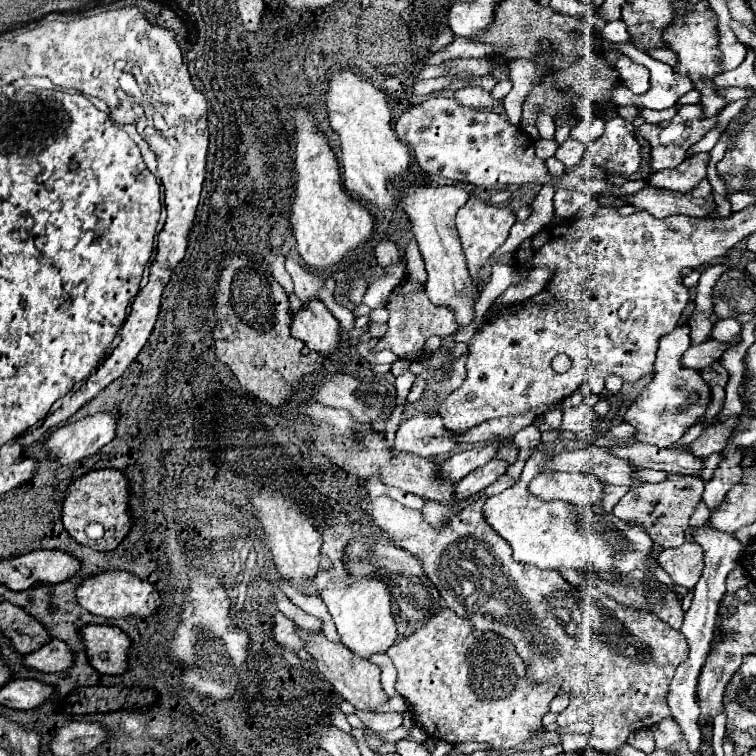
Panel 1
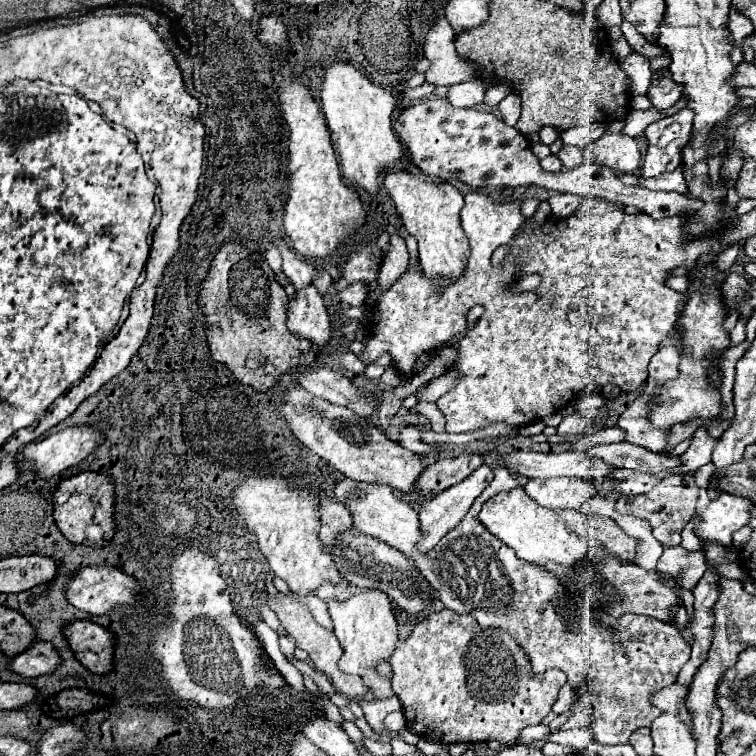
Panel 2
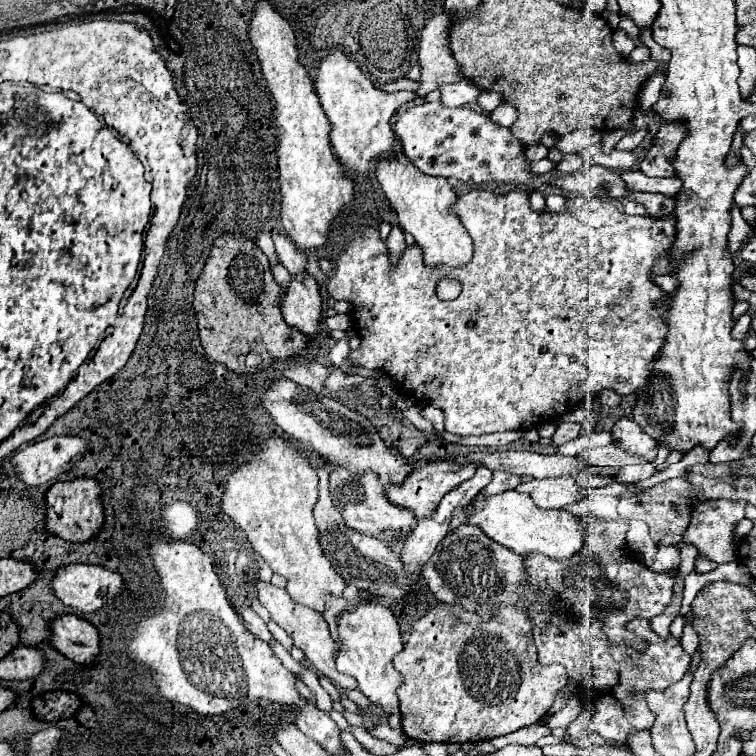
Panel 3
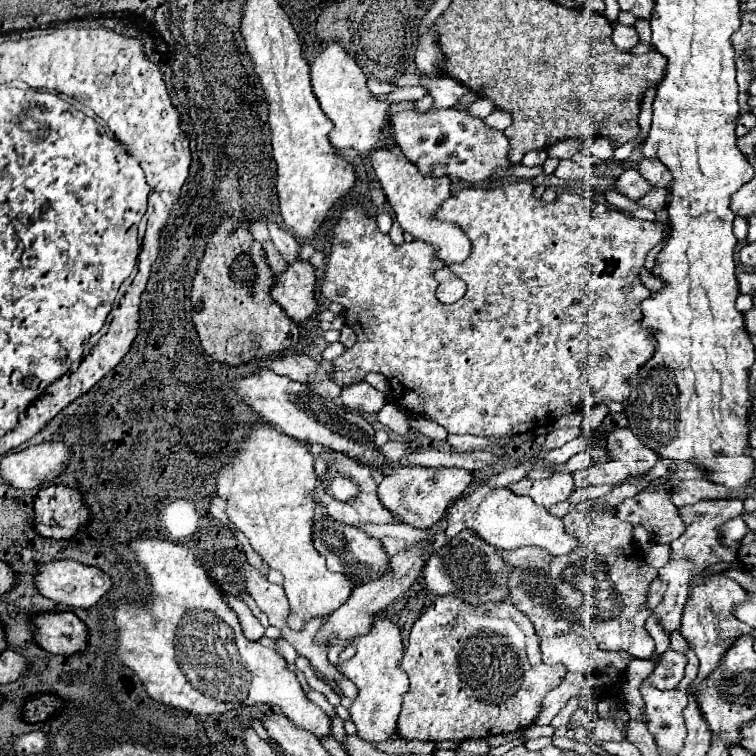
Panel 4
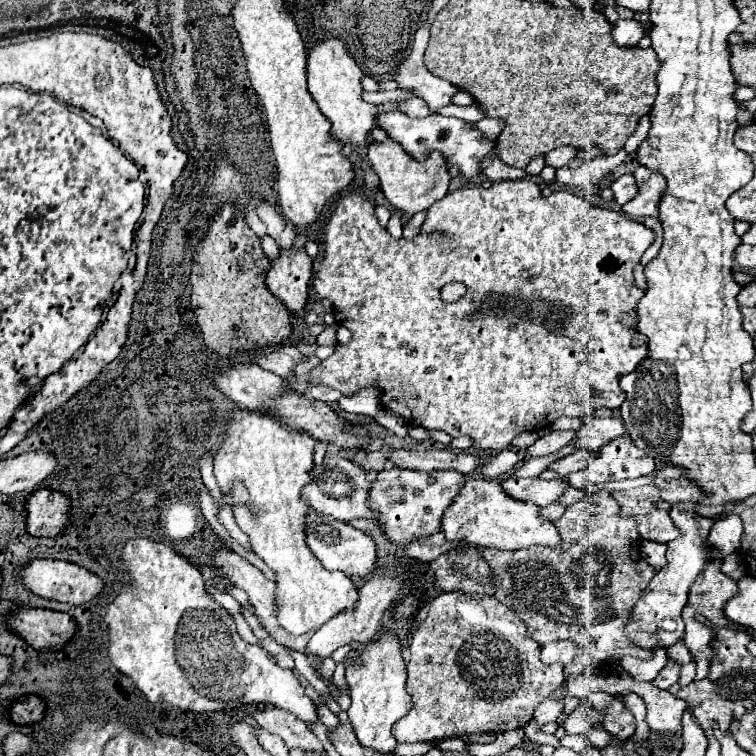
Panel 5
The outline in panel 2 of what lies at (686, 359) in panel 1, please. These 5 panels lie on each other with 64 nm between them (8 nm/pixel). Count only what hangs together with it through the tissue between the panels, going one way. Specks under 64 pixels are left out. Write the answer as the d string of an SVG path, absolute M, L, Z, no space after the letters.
M749 318L739 319L733 330L729 333L731 346L736 346L745 340L746 338L745 325L748 320Z

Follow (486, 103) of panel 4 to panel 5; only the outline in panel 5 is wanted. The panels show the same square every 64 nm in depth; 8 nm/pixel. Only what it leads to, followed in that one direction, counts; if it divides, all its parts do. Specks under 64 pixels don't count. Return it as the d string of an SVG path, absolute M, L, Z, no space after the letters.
M448 104L444 108L438 110L438 114L442 116L454 116L454 118L460 118L460 120L466 120L466 122L478 122L484 118L484 112L478 104L472 104L472 106L454 106L454 104Z

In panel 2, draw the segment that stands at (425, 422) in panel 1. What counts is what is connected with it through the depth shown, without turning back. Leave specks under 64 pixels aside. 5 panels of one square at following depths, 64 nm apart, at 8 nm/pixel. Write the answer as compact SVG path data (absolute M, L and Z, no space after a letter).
M406 426L400 430L400 446L404 446L406 450L414 452L414 454L426 454L432 452L436 448L436 444L424 444L420 440L420 434L428 430L428 426Z

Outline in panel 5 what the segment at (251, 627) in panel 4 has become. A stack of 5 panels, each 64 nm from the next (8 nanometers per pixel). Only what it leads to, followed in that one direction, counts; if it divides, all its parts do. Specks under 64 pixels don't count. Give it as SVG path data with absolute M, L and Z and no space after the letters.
M206 586L206 592L208 592L208 596L212 596L224 610L228 610L228 612L234 612L234 614L238 614L238 608L240 608L240 604L230 596L230 594L226 594L226 592L220 592L218 588L212 588L212 586Z

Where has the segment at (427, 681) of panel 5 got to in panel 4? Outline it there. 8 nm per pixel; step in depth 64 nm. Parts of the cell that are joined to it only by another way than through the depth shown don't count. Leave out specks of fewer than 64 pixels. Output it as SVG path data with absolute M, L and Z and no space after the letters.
M440 596L436 598L428 610L416 620L416 624L412 626L412 632L410 632L410 642L408 642L408 648L404 652L404 658L402 658L402 668L404 672L408 674L410 678L410 690L406 692L404 696L404 710L398 718L398 726L396 726L396 732L400 734L400 738L404 740L432 740L432 742L440 742L440 740L456 740L456 742L462 742L462 740L468 740L468 738L490 738L490 736L496 736L496 734L506 734L506 732L514 732L514 730L522 730L522 728L528 728L534 718L538 716L540 712L540 706L542 706L542 698L554 690L556 686L562 684L564 676L566 676L566 668L564 666L544 666L542 660L540 660L540 648L538 648L538 636L532 628L532 622L520 612L516 610L512 604L506 602L486 602L486 604L468 604L464 602L460 596Z

